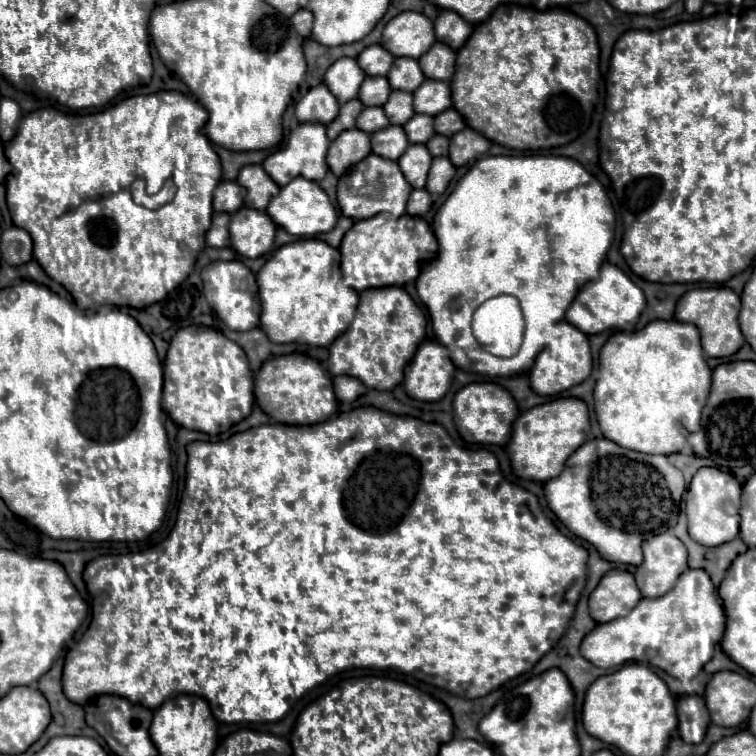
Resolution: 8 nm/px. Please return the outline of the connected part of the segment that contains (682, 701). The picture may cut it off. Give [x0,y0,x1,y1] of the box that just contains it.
[676,695,710,743]

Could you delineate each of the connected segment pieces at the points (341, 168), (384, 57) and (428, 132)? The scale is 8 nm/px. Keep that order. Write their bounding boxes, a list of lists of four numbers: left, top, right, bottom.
[[328,129,370,177],[356,45,394,75],[404,113,434,143]]

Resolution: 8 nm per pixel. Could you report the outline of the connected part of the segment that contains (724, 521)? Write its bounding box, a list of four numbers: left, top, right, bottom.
[686,467,740,547]

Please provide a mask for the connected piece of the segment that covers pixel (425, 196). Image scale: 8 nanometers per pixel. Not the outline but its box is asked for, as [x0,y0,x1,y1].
[408,189,430,215]

